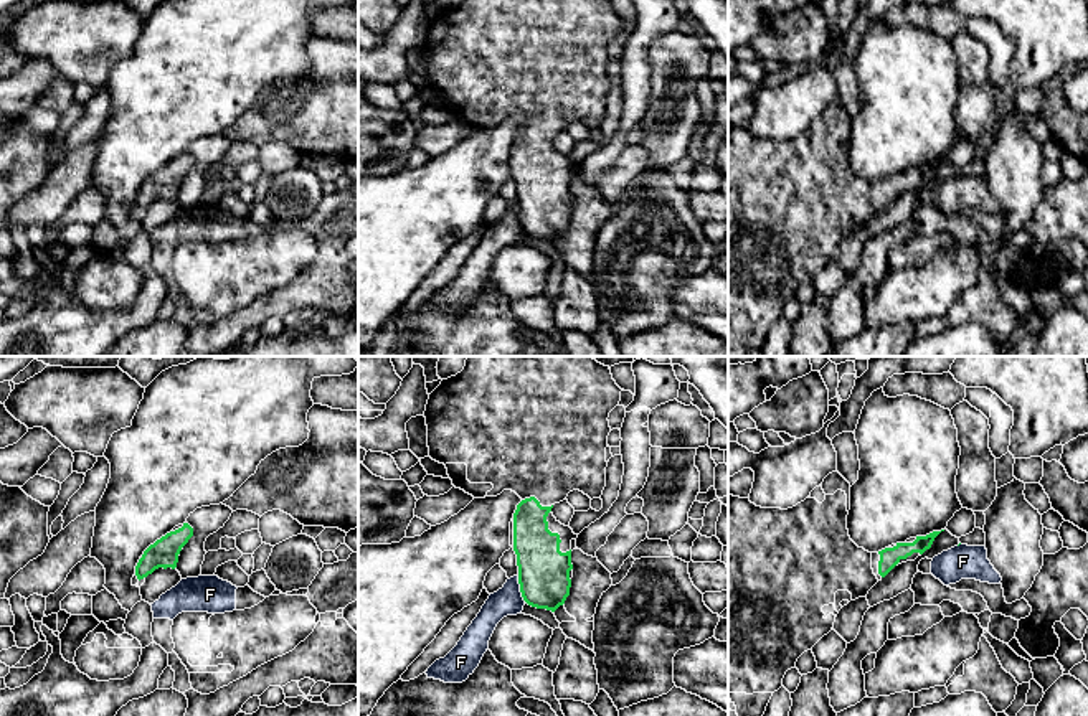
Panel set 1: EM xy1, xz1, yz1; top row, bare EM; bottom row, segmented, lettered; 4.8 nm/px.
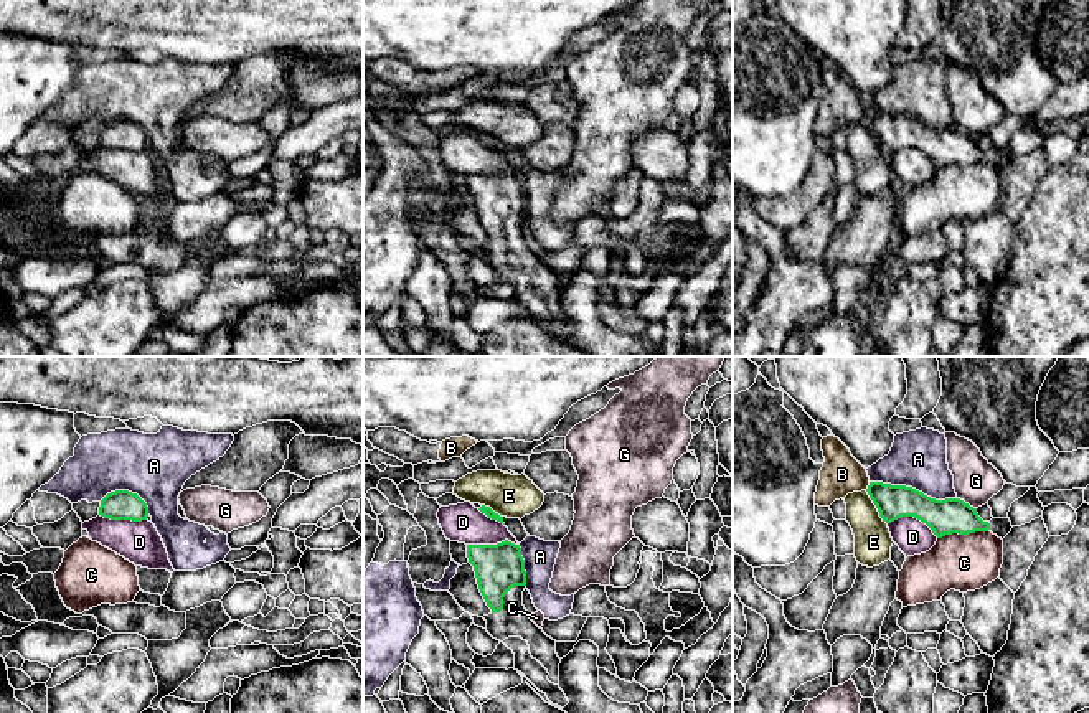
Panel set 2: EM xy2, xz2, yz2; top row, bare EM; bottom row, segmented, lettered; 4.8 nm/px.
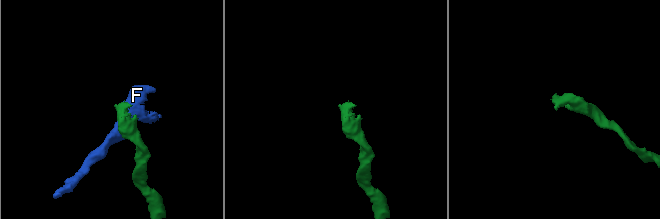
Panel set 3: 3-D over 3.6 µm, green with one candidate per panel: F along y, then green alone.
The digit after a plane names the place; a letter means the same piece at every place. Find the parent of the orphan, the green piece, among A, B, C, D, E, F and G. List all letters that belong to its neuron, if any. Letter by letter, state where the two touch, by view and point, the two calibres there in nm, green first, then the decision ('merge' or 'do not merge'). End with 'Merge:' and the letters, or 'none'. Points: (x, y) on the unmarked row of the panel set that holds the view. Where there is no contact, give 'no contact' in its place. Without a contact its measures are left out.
A: yz2 (911, 118) | 180/280 nm | do not merge
B: yz2 (868, 116) | 160/200 nm | do not merge
C: yz2 (962, 164) | 180/280 nm | do not merge
D: xz2 (492, 175) | 240/190 nm | do not merge
E: yz2 (876, 137) | 160/180 nm | do not merge
F: xz1 (520, 218) | 260/140 nm | do not merge
G: yz2 (967, 134) | 180/220 nm | do not merge
Merge: none

